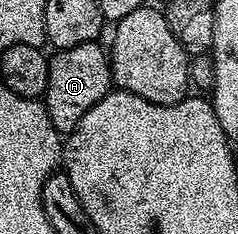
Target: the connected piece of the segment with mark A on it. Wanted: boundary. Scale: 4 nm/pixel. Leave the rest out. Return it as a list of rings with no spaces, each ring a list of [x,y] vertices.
[[[100,42],[84,43],[57,51],[49,61],[49,80],[43,102],[55,129],[68,133],[79,125],[83,113],[91,109],[114,86],[113,73],[109,70],[109,57]]]

